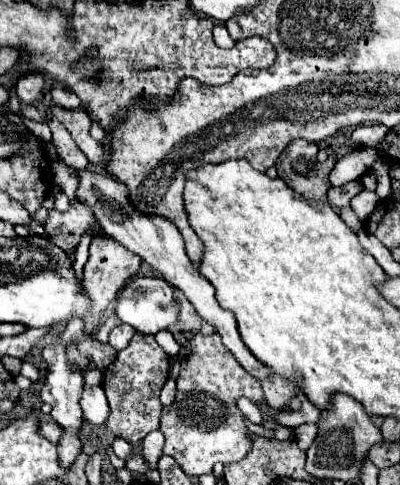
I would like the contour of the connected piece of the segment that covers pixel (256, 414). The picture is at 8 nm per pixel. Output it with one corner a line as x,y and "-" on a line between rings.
242,397
238,399
237,406
243,413
243,415
248,418
251,422
257,425
263,424
264,420
259,408
255,403
251,402
249,399

